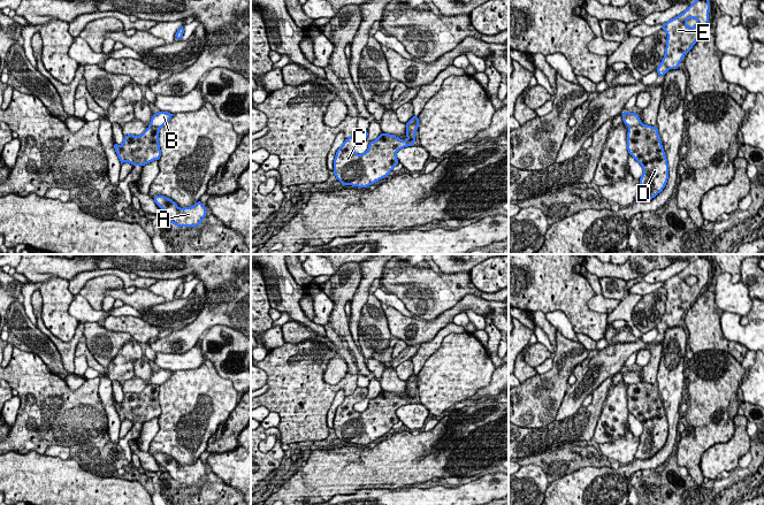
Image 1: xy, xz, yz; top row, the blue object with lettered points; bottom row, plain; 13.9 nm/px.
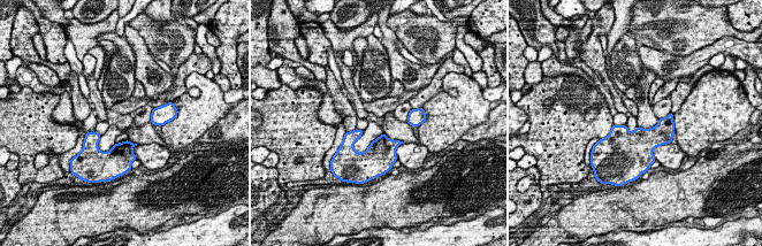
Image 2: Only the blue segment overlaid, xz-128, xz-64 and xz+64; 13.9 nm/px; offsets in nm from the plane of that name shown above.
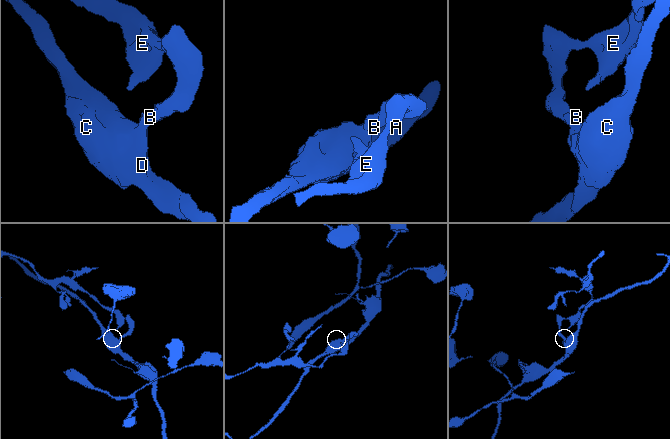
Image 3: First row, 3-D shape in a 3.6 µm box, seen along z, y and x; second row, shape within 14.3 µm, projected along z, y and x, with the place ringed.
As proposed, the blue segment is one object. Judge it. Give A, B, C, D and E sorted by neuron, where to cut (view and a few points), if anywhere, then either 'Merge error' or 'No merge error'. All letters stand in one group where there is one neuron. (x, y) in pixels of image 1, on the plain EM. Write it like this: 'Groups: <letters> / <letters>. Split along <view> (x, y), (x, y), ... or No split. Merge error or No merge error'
Groups: A C D / B E. Split along yz (640, 381), (629, 384). Merge error

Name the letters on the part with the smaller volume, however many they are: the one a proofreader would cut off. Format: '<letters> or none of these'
B, E

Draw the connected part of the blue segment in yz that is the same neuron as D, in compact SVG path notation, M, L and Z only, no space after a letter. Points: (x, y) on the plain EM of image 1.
M647 382L629 384L627 407L643 426L635 459L651 458L663 449L668 436L668 422L658 385Z

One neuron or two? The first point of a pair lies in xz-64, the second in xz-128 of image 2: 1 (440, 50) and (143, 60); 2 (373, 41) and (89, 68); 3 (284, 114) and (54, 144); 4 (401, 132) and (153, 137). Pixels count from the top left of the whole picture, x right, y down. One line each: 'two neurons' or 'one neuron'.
1: one neuron
2: two neurons
3: one neuron
4: one neuron

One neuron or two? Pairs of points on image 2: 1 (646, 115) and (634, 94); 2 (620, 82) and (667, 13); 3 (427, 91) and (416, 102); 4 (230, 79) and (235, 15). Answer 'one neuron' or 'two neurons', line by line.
1: one neuron
2: one neuron
3: one neuron
4: one neuron

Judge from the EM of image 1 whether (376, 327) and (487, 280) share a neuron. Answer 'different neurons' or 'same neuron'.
different neurons

